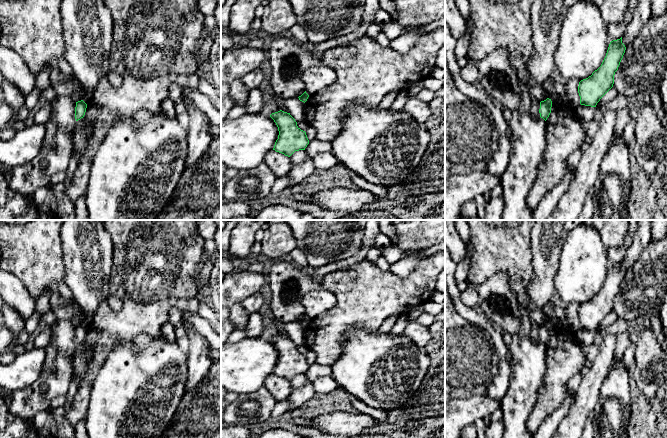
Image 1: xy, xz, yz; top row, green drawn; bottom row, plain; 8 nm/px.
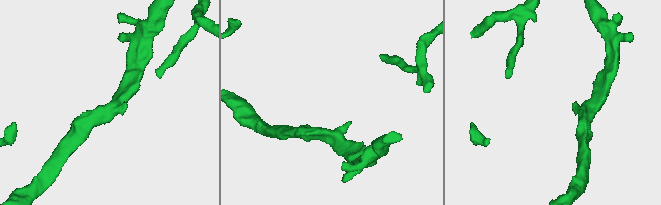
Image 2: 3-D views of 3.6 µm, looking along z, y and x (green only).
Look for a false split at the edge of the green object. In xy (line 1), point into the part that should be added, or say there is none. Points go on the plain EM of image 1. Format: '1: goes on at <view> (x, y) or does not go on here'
1: does not go on here

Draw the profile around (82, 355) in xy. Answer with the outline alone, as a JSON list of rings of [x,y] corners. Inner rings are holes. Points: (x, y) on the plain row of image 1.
[[[85,341],[76,346],[76,350],[73,355],[72,365],[73,372],[78,383],[83,375],[87,372],[92,350],[93,346],[90,343],[86,343]]]

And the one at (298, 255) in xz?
[[[296,247],[289,255],[288,257],[290,260],[295,262],[299,267],[304,269],[309,269],[308,263],[307,263],[307,253],[305,250],[303,250],[300,247]]]

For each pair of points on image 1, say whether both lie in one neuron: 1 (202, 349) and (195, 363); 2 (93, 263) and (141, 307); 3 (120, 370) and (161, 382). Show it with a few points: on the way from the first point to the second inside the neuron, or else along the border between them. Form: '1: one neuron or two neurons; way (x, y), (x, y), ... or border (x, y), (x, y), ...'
1: one neuron; way (200, 352), (198, 360)
2: two neurons; border (113, 254), (109, 278), (111, 295)
3: one neuron; way (130, 375), (151, 375)

